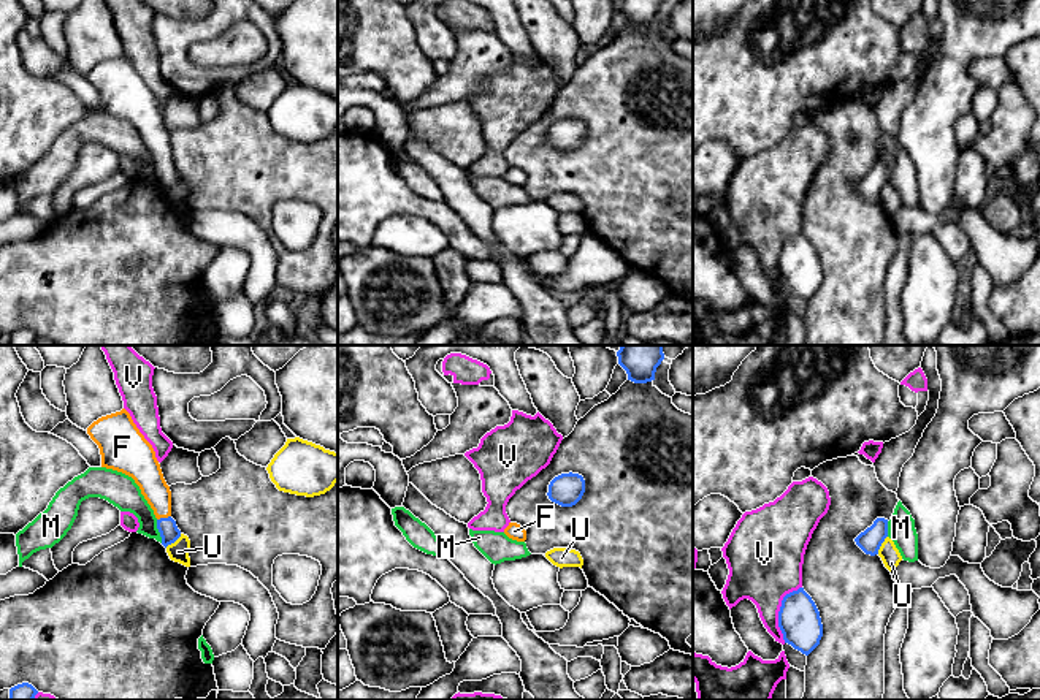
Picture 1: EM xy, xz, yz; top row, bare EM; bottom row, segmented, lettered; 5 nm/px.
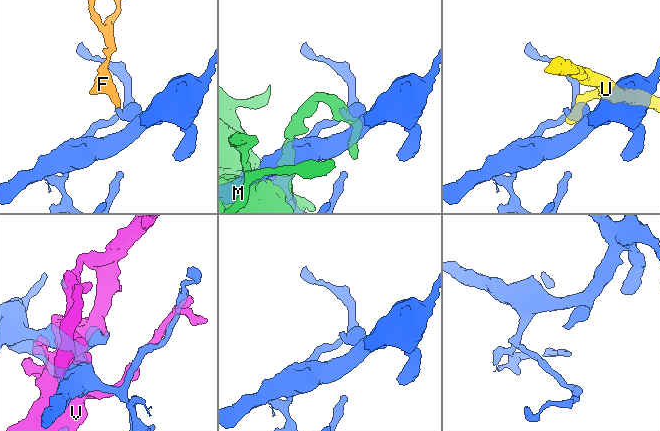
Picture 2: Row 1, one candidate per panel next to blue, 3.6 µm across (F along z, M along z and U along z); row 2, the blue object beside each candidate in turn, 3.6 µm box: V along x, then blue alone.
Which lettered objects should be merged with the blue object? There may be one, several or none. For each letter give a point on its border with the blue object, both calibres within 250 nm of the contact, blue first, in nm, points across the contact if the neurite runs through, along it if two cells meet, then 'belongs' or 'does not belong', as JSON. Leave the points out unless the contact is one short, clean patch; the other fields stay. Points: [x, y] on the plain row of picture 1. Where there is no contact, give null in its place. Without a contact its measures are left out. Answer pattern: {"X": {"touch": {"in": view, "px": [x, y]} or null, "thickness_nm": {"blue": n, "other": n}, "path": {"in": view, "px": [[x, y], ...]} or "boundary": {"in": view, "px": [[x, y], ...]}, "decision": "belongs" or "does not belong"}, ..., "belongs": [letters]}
{"F": {"touch": {"in": "xy", "px": [164, 163]}, "thickness_nm": {"blue": 100, "other": 150}, "path": {"in": "xy", "px": [[168, 176], [164, 163], [160, 144], [146, 117]]}, "decision": "belongs"}, "M": {"touch": {"in": "xy", "px": [159, 176]}, "thickness_nm": {"blue": 100, "other": 160}, "decision": "does not belong"}, "U": {"touch": {"in": "yz", "px": [880, 190]}, "thickness_nm": {"blue": 120, "other": 100}, "boundary": {"in": "yz", "px": [[887, 181], [877, 198]]}, "decision": "does not belong"}, "V": {"touch": {"in": "yz", "px": [779, 257]}, "thickness_nm": {"blue": 220, "other": 360}, "decision": "does not belong"}, "belongs": ["F"]}

